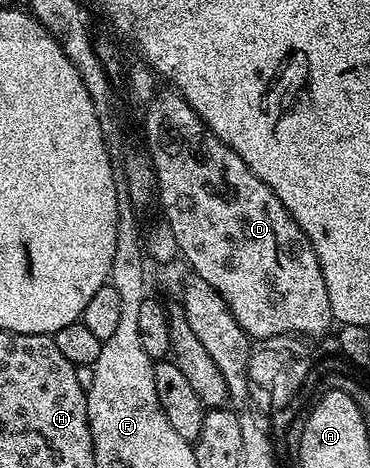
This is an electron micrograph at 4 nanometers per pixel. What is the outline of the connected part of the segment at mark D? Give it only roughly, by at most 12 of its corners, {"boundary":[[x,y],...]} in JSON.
{"boundary":[[173,88],[149,154],[179,254],[251,338],[335,324],[318,256]]}

